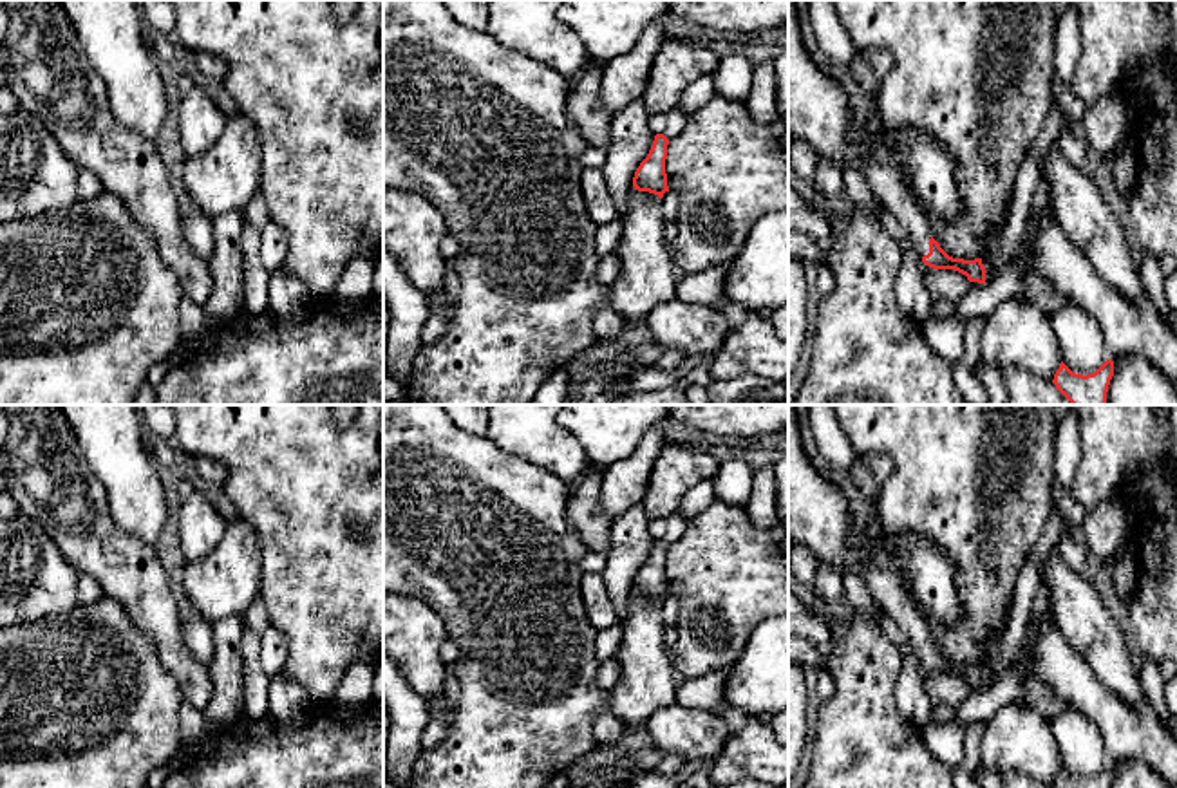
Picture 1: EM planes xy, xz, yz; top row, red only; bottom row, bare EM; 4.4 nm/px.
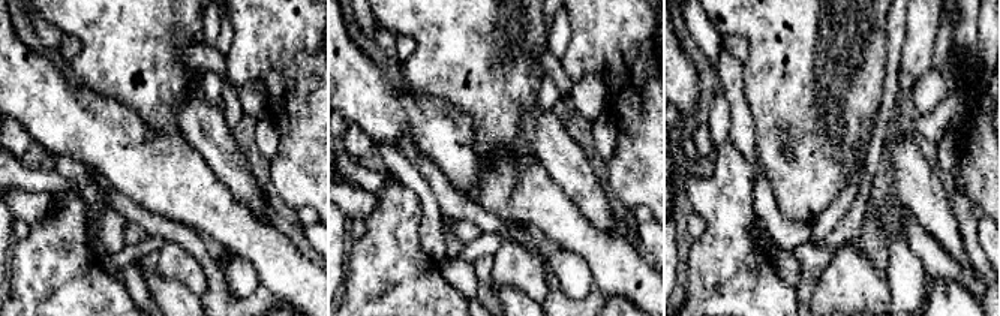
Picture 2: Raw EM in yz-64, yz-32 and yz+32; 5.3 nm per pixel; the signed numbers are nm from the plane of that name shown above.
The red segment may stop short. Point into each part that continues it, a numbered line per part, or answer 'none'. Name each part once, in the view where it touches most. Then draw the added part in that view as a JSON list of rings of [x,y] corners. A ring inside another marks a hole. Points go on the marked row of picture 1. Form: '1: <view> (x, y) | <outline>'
1: yz (883, 176) | [[[855,49],[850,70],[857,83],[859,112],[871,134],[873,155],[864,170],[871,192],[909,231],[920,257],[929,253],[931,230],[918,204],[900,183],[895,155],[886,143],[886,127],[880,116],[880,80],[871,72],[868,51]]]

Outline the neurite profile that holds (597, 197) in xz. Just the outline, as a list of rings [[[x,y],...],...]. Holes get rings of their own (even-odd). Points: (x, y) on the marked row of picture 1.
[[[584,168],[580,175],[580,192],[595,226],[607,224],[620,217],[620,211],[611,199],[602,170]]]

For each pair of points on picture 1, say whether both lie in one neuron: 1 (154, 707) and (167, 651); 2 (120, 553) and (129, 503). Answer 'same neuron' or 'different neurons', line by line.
1: different neurons
2: different neurons

